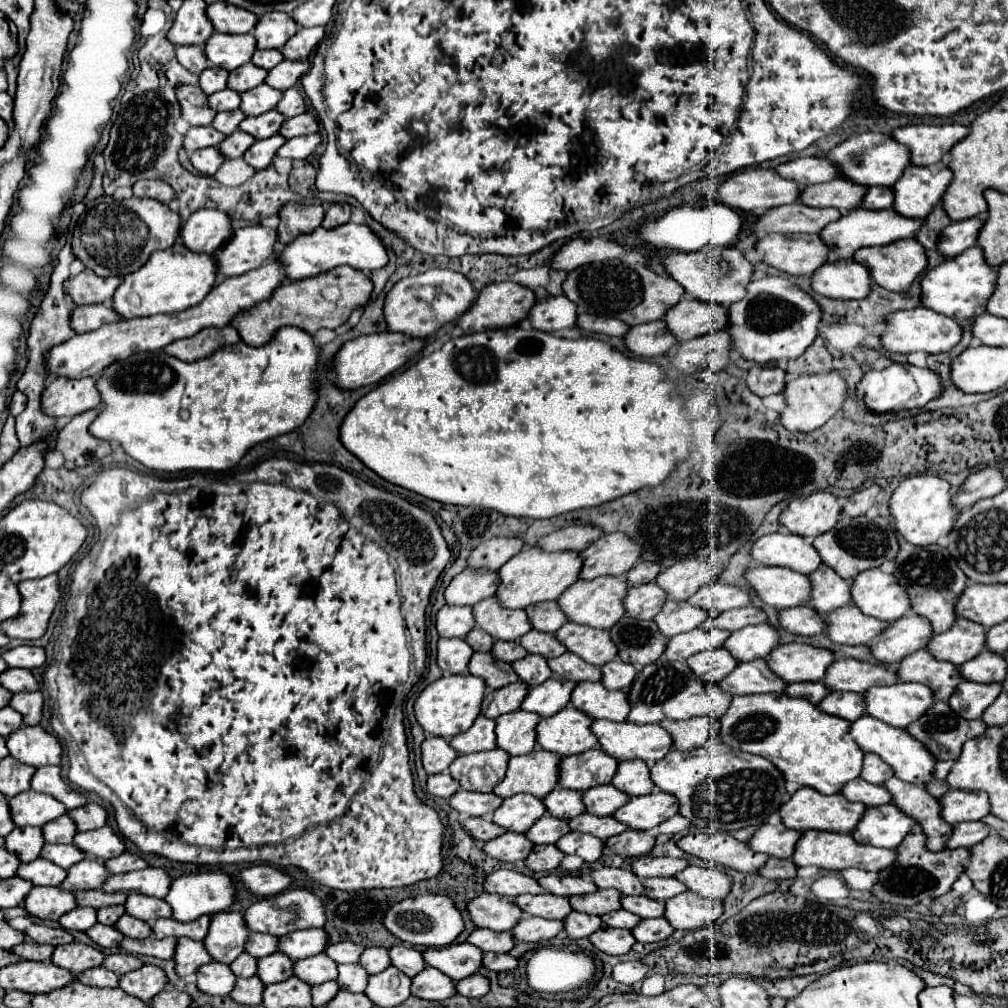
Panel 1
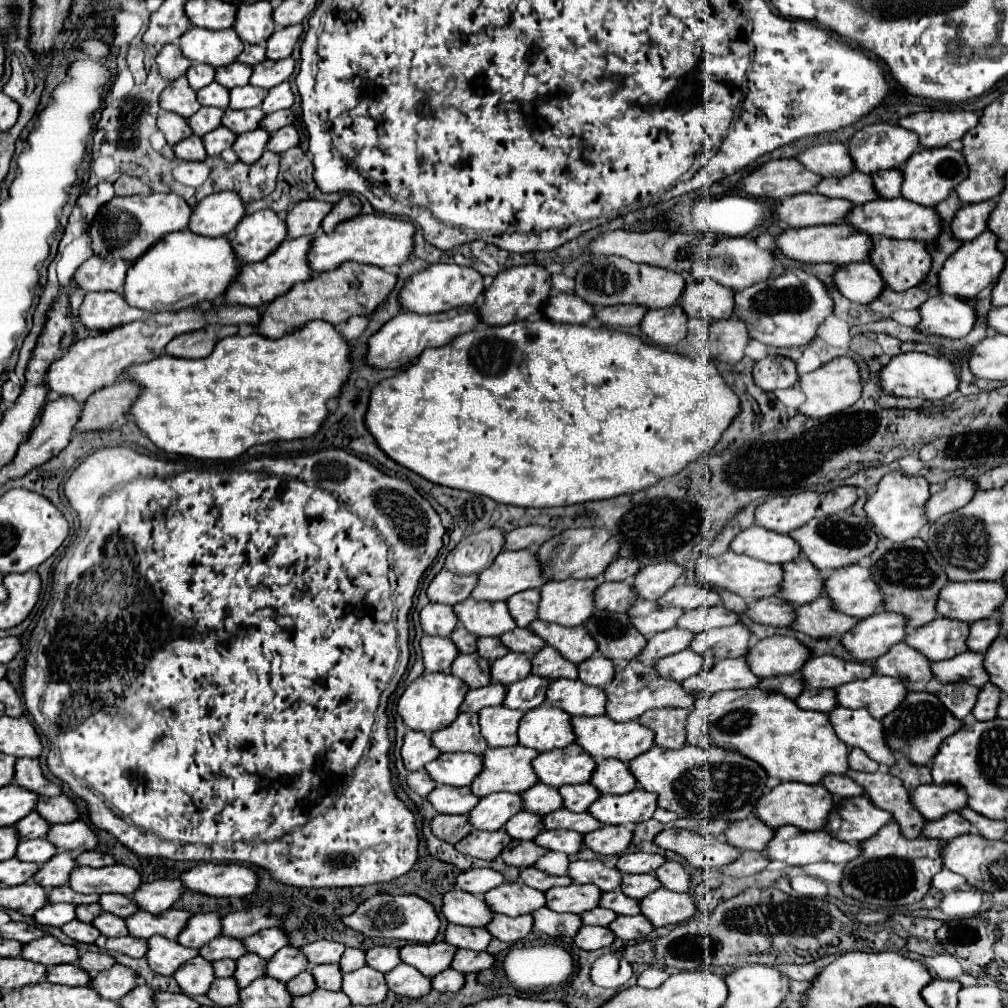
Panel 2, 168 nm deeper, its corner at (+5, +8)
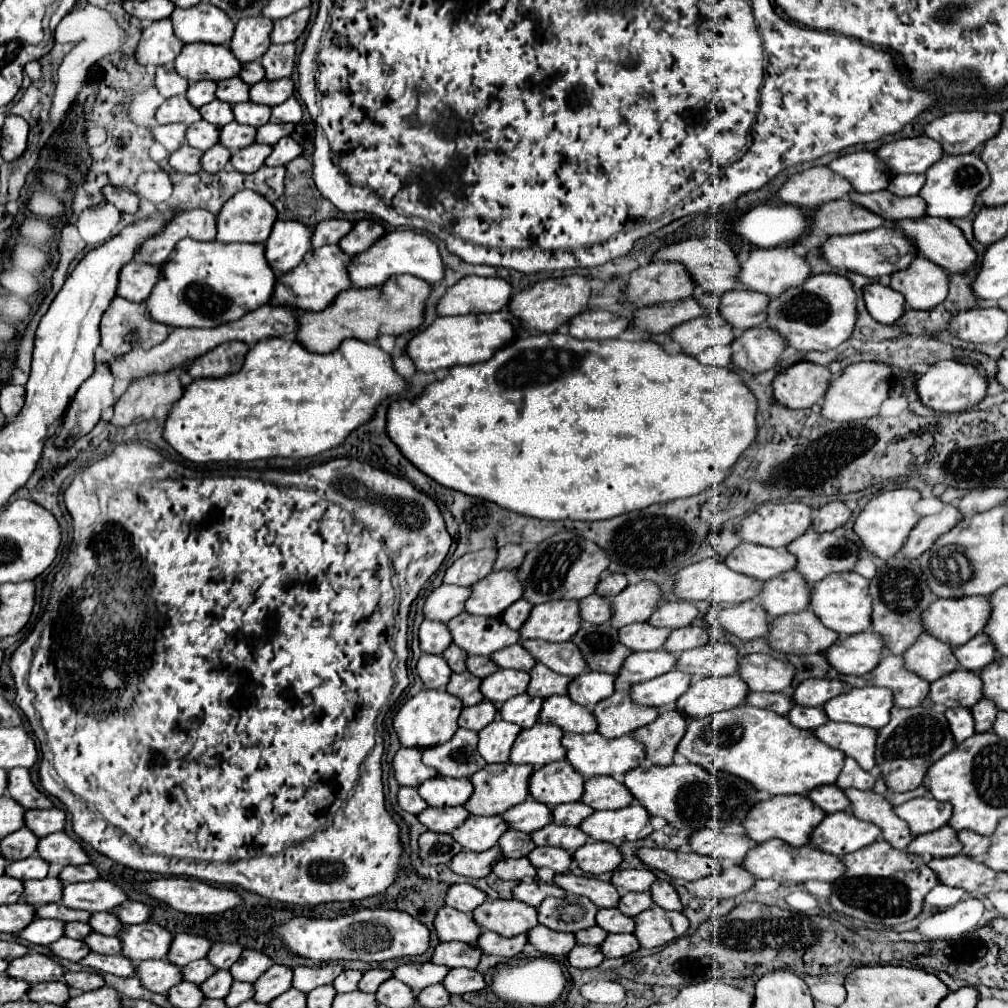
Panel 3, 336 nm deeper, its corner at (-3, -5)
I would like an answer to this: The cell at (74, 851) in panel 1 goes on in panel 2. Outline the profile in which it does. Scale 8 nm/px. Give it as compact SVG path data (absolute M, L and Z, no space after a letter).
M35 838L35 840L23 840L17 846L17 858L23 862L35 862L35 864L45 864L49 858L57 854L57 848L49 844L45 838Z

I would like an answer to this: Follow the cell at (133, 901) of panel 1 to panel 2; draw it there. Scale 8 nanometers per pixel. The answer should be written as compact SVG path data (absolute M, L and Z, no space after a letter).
M103 894L99 898L99 906L103 912L115 914L119 918L127 918L129 914L137 912L137 906L133 906L133 902L129 902L129 898L121 894Z

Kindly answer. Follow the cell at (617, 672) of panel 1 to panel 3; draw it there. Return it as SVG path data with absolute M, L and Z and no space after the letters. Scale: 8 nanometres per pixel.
M587 671L579 677L575 677L569 685L569 697L593 709L601 699L607 699L615 691L615 675L605 675L599 671Z

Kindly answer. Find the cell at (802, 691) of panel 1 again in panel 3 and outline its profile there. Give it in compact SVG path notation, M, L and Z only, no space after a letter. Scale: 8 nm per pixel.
M749 693L747 703L755 705L755 707L771 709L779 715L787 715L795 707L793 697L789 693Z

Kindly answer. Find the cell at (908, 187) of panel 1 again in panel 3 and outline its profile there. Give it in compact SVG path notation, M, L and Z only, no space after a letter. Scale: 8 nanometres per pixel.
M943 155L927 169L927 181L919 195L927 203L927 215L955 219L971 213L977 195L989 185L989 173L985 163L977 155Z

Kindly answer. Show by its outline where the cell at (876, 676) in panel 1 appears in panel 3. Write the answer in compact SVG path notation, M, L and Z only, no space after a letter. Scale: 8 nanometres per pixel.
M807 679L795 689L793 699L797 705L823 707L823 703L845 693L845 689L849 687L841 679Z

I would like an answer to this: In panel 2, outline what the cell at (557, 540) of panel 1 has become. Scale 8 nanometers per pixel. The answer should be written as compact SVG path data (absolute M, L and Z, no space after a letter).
M523 526L505 534L503 550L537 550L545 538L551 538L553 530L543 526Z

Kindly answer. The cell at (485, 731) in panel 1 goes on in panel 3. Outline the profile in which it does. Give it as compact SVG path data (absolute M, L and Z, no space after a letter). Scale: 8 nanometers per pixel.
M457 729L447 743L423 749L423 763L449 777L471 777L487 765L477 751L477 733L469 729Z

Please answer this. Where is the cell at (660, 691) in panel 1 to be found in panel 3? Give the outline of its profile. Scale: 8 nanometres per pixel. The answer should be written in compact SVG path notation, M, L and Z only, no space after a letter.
M615 691L609 699L603 699L593 709L601 735L605 737L623 737L633 733L635 729L653 723L663 709L659 707L645 707L633 703L631 691Z

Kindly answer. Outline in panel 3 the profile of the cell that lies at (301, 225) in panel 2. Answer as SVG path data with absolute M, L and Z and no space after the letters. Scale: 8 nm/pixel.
M329 219L329 221L321 221L313 227L313 249L321 247L321 245L331 245L331 243L339 243L339 239L343 235L349 233L349 229L353 227L353 223L343 221L343 219Z

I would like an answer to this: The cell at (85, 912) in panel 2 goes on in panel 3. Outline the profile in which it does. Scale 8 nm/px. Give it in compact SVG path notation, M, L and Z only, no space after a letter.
M67 923L65 925L65 935L71 939L85 939L85 935L91 933L89 923Z

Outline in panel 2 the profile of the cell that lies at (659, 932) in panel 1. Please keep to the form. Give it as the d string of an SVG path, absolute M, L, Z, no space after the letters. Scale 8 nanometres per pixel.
M617 916L609 924L609 930L615 934L615 938L639 940L645 938L653 930L653 926L649 926L649 922L645 922L645 918L641 916Z

